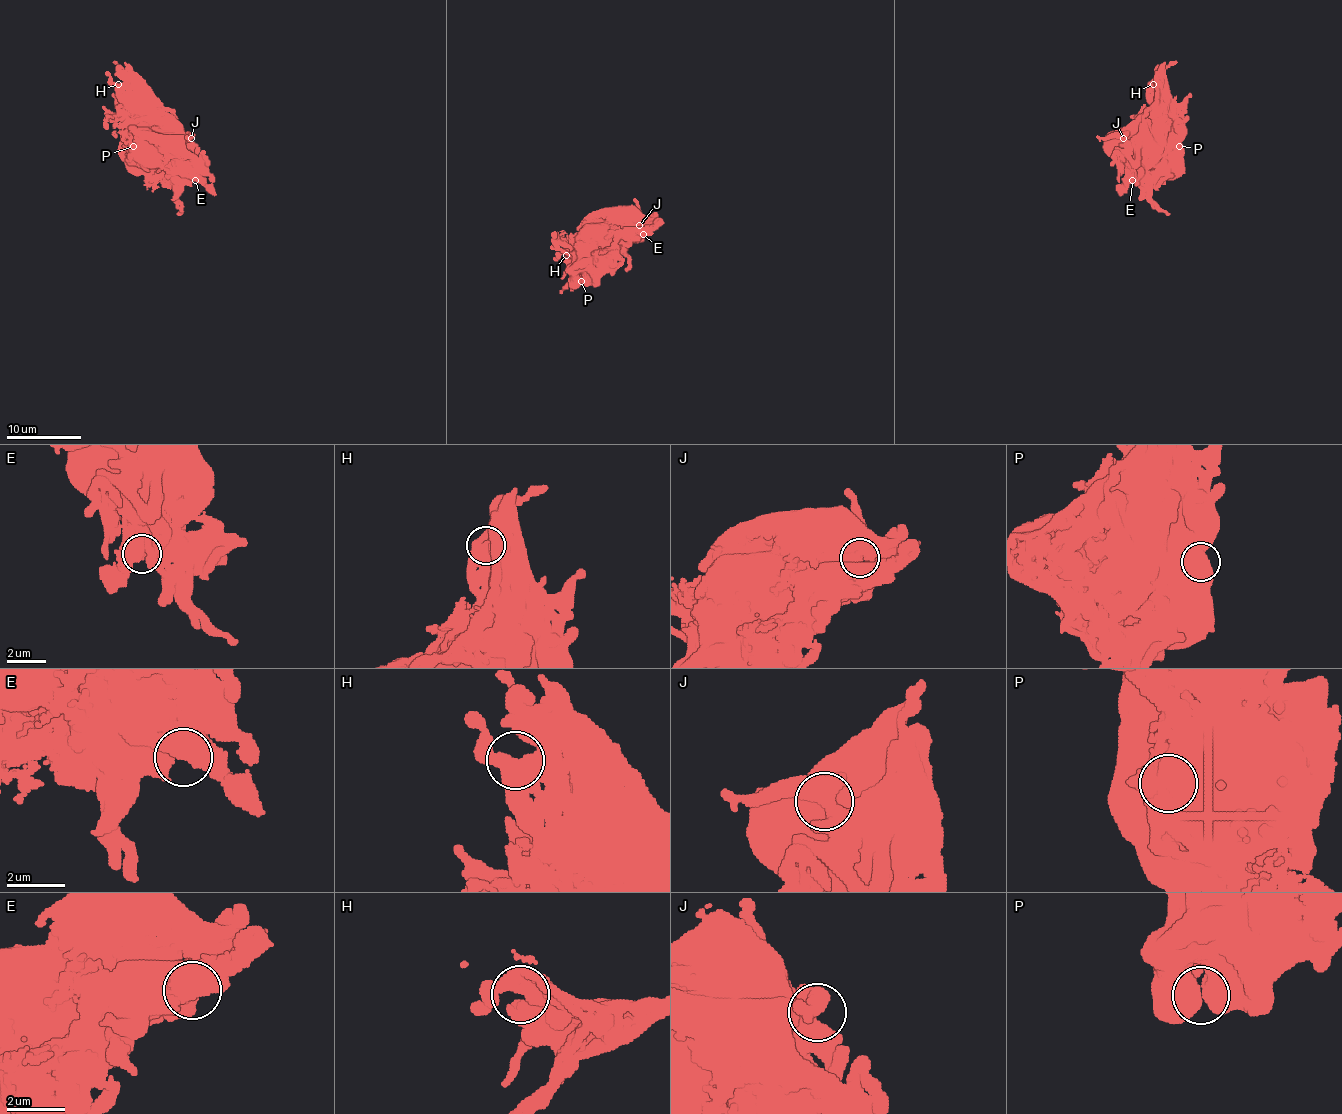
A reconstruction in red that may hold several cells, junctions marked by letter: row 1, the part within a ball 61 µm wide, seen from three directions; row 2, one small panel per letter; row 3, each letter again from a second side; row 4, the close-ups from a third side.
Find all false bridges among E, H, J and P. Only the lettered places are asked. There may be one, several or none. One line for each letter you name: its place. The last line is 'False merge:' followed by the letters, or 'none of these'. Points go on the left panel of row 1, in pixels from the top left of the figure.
False merge: none of these

